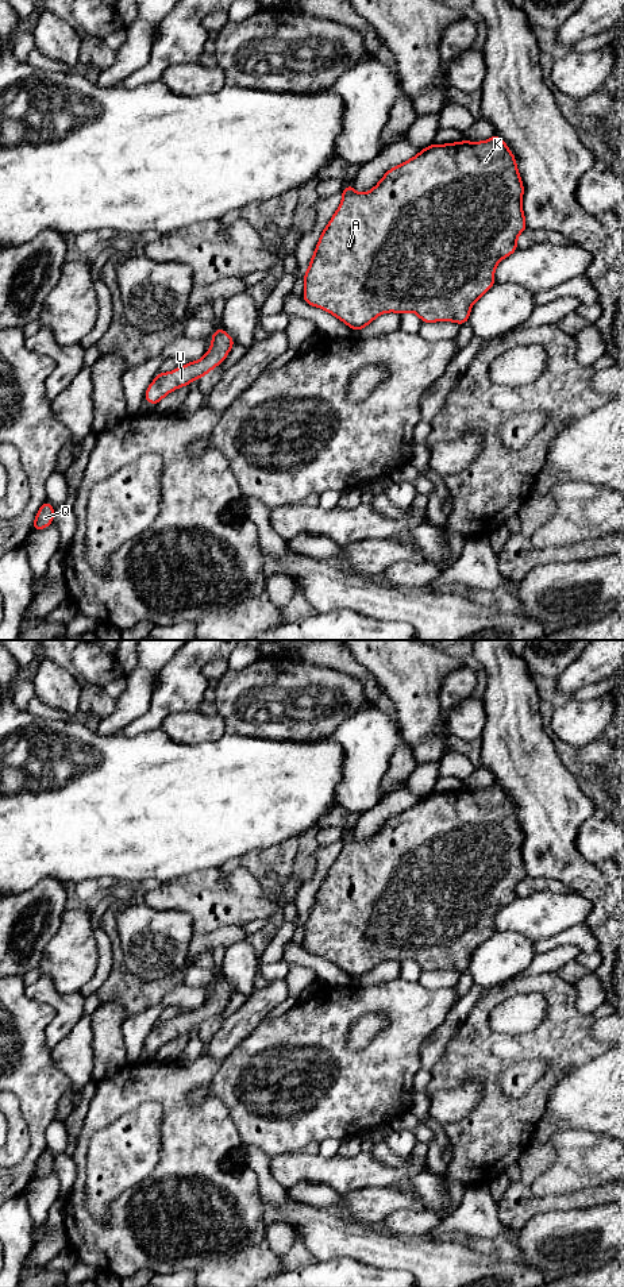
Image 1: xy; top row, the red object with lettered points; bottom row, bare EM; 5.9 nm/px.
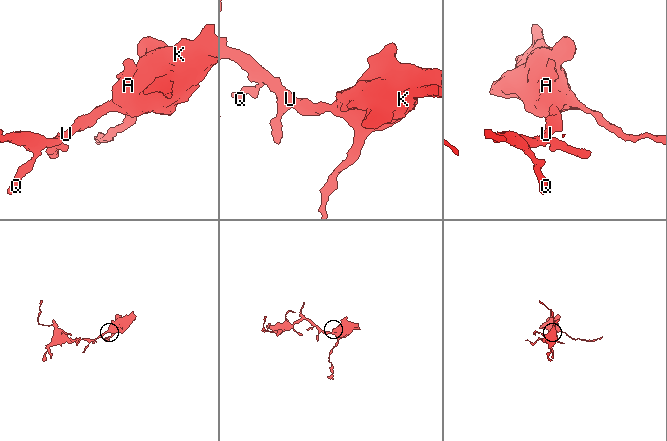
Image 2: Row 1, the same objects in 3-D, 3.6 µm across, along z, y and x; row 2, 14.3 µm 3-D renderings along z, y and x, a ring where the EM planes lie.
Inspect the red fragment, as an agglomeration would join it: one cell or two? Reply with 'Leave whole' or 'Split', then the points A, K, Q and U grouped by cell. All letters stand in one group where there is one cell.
Leave whole. Groups: A K Q U

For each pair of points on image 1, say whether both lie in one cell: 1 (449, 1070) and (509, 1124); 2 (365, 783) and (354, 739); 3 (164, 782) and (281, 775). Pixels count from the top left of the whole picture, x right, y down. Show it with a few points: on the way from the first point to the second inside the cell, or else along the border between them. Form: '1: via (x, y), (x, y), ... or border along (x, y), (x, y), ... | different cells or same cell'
1: via (469, 1070), (477, 1070), (490, 1083), (493, 1104) | same cell
2: via (365, 773), (365, 750) | same cell
3: via (193, 782), (251, 782) | same cell

